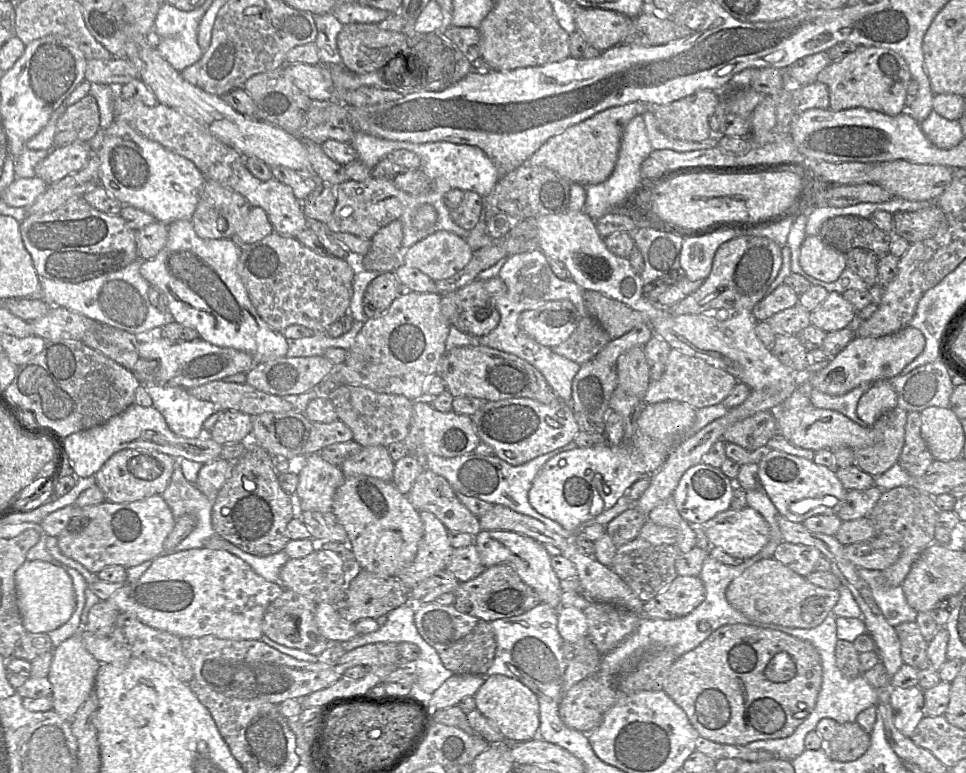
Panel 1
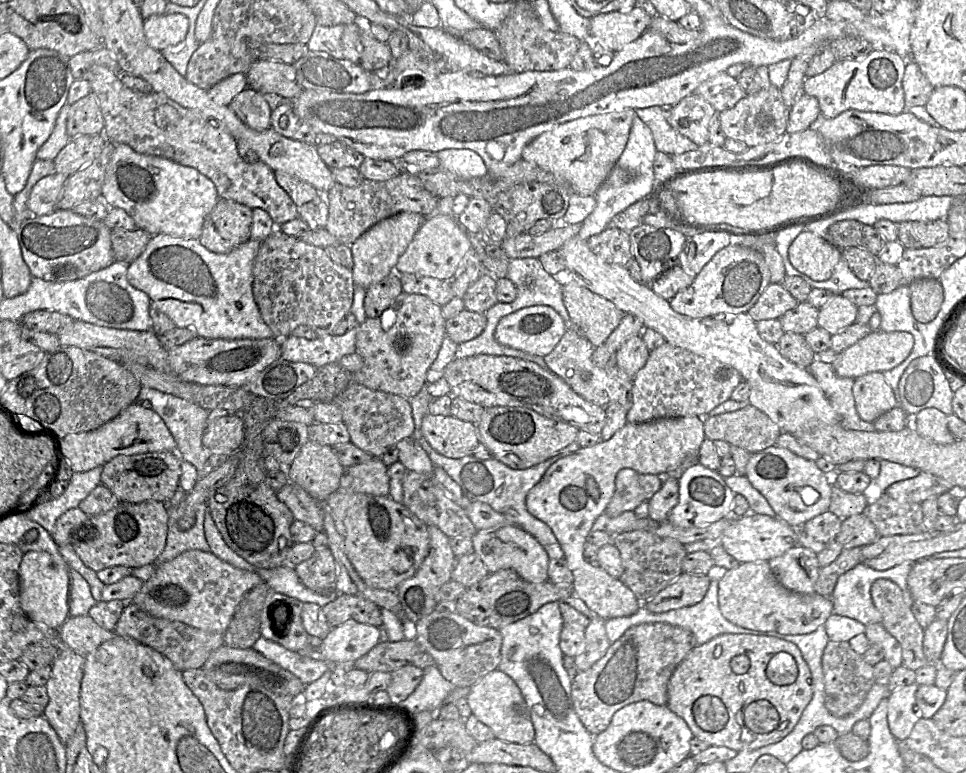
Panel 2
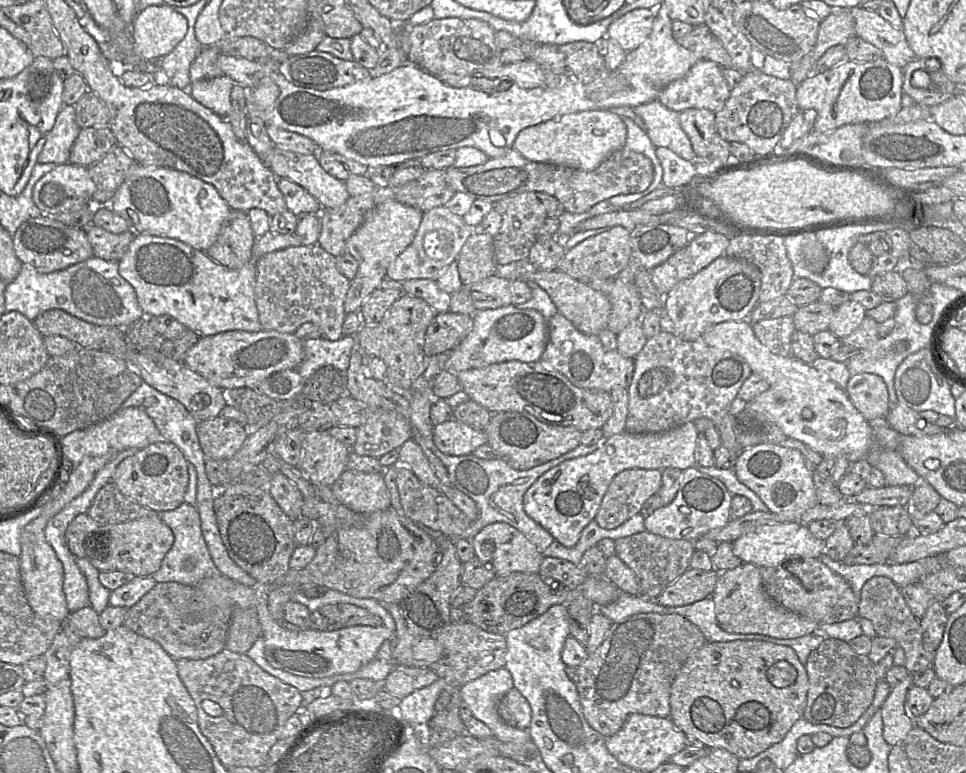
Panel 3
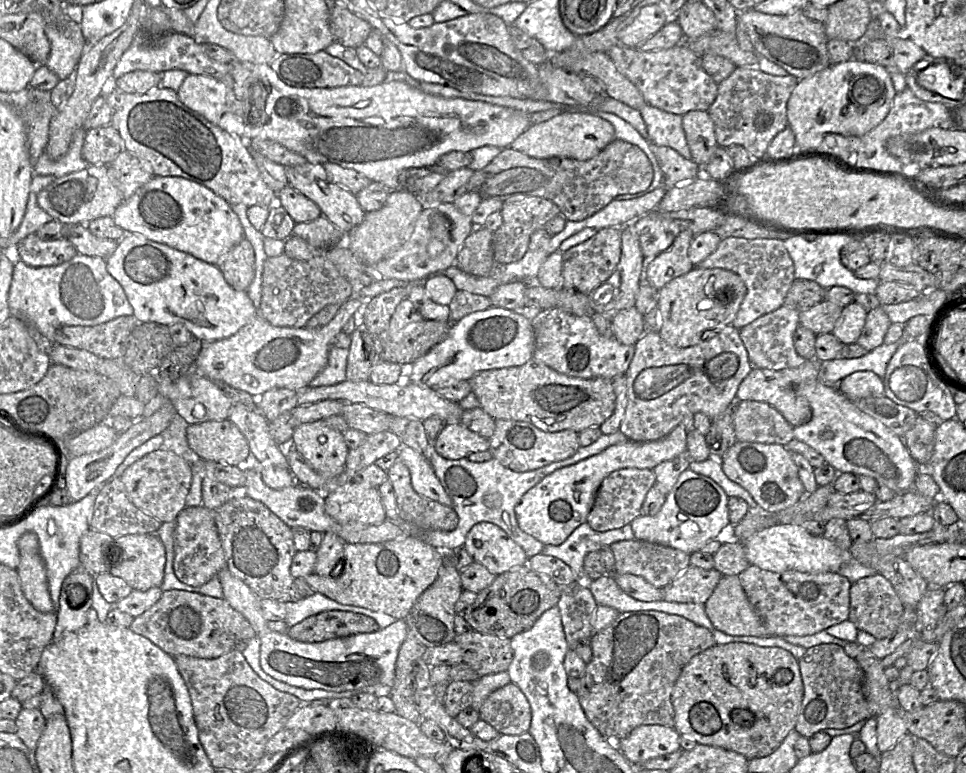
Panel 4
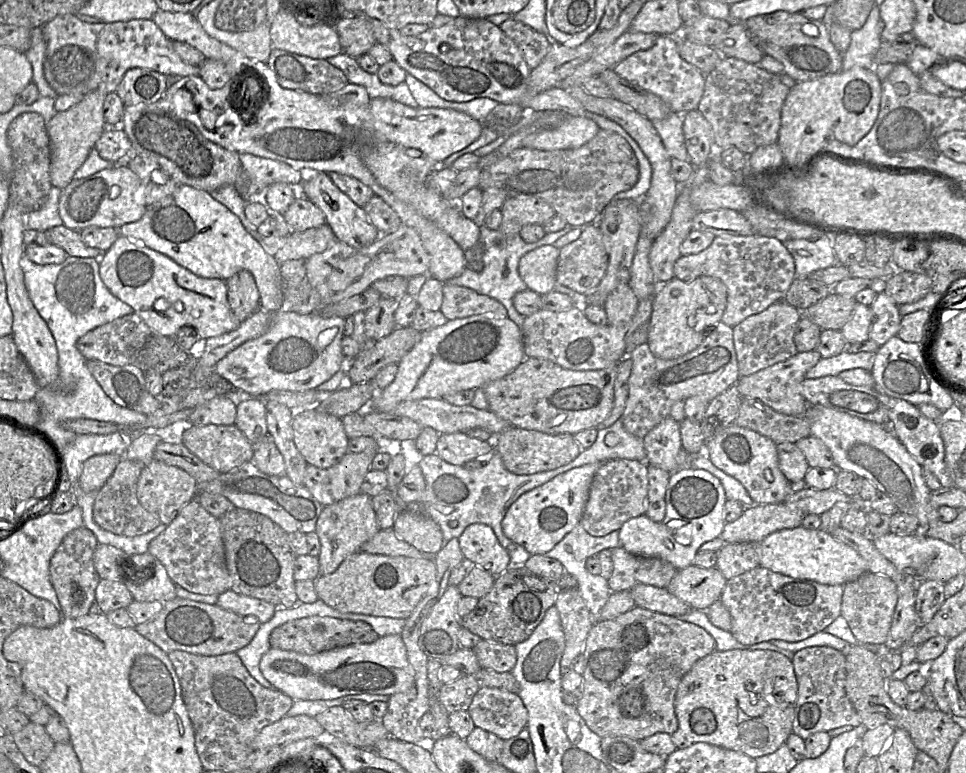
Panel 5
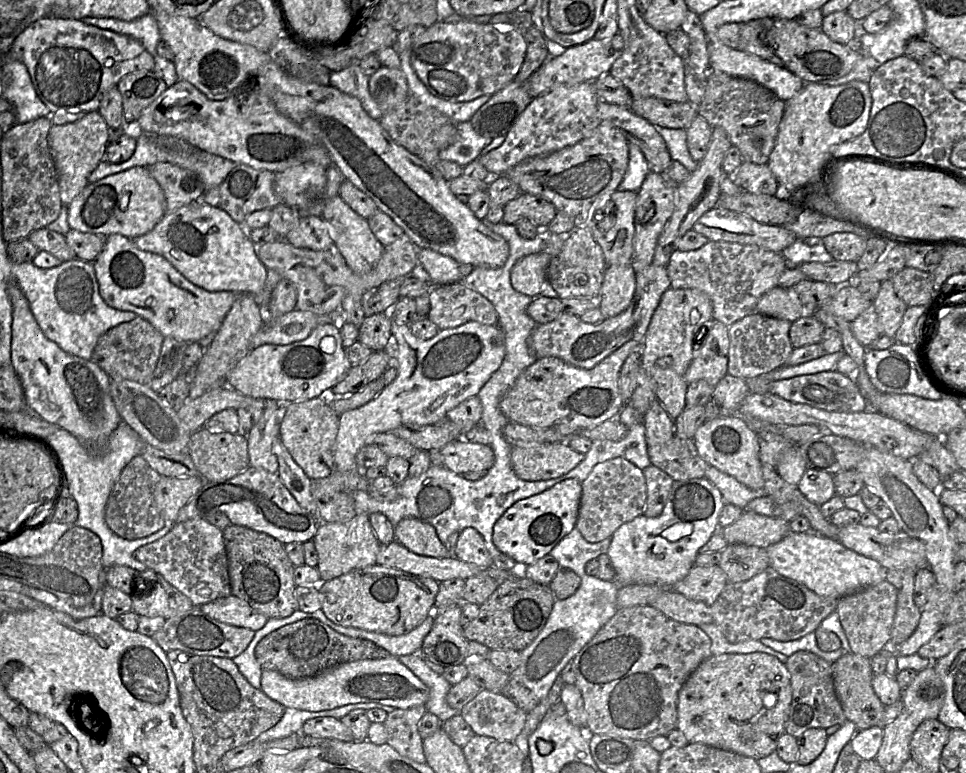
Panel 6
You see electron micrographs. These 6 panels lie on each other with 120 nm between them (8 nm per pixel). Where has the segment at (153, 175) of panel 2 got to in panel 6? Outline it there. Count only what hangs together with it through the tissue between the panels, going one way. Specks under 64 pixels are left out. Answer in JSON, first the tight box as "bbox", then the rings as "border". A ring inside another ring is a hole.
{"bbox":[133,200,271,309],"border":[[[202,200],[173,212],[167,212],[153,230],[133,240],[138,248],[165,257],[189,281],[207,291],[251,294],[263,309],[270,300],[271,293],[265,289],[268,270],[260,261],[257,246],[249,238],[246,228],[234,221],[224,210],[213,207]]]}

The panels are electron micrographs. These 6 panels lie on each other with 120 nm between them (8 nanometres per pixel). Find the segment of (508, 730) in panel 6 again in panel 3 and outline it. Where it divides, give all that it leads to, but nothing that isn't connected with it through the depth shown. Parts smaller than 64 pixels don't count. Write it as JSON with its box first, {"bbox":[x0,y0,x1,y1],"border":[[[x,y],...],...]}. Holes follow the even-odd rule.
{"bbox":[497,687,532,729],"border":[[[515,687],[500,699],[497,711],[506,724],[518,729],[529,729],[532,709],[527,699]]]}

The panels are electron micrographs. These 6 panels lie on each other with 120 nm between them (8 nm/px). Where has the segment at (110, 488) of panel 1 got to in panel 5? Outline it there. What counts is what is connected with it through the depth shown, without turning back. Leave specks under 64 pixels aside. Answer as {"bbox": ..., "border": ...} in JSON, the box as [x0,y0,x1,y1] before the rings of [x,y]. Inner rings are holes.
{"bbox":[137,459,198,526],"border":[[[155,459],[145,465],[137,484],[137,497],[140,504],[165,526],[172,522],[180,509],[189,503],[197,493],[198,483],[190,474],[181,468]]]}

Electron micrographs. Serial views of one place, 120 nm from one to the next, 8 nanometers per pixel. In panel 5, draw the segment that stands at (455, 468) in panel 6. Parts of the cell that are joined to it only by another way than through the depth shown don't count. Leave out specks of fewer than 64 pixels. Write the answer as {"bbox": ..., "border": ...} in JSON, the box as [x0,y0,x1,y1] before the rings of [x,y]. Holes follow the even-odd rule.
{"bbox":[436,432,493,466],"border":[[[465,432],[440,434],[436,444],[436,454],[447,463],[465,466],[465,464],[479,456],[489,455],[493,451],[493,442],[482,441],[470,437]]]}

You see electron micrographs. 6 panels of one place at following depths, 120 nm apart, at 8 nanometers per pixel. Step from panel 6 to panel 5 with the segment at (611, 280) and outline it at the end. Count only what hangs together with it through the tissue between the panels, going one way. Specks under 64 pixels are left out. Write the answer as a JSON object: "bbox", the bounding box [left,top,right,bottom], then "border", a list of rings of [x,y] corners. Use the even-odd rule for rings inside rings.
{"bbox":[603,283,638,325],"border":[[[629,283],[619,285],[608,295],[603,305],[608,324],[623,325],[629,322],[636,312],[638,302]]]}

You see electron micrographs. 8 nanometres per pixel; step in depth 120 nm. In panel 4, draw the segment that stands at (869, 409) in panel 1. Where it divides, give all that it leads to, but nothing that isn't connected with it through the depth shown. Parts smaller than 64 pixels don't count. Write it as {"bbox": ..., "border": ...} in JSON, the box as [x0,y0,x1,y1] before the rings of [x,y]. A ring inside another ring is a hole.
{"bbox":[837,371,885,401],"border":[[[872,371],[852,373],[842,379],[837,388],[851,401],[885,395],[883,379]]]}

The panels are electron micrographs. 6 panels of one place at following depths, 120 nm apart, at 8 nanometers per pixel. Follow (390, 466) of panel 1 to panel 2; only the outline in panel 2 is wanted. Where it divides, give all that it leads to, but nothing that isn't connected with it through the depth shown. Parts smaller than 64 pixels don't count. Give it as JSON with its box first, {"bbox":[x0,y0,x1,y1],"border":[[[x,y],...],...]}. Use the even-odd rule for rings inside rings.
{"bbox":[339,458,389,496],"border":[[[378,458],[343,469],[339,488],[373,496],[389,495],[388,467]]]}

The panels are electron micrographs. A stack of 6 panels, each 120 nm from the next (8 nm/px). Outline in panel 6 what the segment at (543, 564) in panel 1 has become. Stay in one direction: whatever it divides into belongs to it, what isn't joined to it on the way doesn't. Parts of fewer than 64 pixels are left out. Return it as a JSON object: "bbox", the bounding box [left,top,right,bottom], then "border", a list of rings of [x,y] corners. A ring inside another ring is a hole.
{"bbox":[454,527,492,568],"border":[[[472,527],[459,533],[454,557],[480,568],[492,567],[492,560],[482,536]]]}

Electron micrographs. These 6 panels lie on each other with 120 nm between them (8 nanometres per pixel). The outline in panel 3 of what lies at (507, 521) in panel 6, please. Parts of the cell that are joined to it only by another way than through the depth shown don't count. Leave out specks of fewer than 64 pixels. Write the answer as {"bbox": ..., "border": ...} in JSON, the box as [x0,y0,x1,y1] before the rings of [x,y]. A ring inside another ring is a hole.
{"bbox":[524,422,697,547],"border":[[[688,422],[658,433],[632,434],[623,431],[603,439],[592,453],[563,461],[542,474],[524,494],[524,511],[556,541],[565,547],[572,547],[584,527],[595,518],[614,476],[627,469],[675,468],[683,471],[693,467],[697,464],[697,437],[694,423]]]}

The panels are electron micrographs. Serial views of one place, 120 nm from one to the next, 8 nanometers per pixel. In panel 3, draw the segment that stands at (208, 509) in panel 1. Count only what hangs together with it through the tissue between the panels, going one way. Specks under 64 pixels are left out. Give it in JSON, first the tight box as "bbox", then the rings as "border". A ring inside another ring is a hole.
{"bbox":[152,502,221,587],"border":[[[183,502],[174,510],[159,513],[159,516],[173,532],[174,542],[163,558],[160,568],[152,574],[156,583],[177,582],[195,587],[201,580],[221,574],[210,556],[203,538],[196,506]]]}

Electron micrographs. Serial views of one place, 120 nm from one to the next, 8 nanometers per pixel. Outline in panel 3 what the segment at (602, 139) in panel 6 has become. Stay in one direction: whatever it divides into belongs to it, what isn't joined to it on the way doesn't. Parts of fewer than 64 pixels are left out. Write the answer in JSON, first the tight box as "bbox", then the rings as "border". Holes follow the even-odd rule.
{"bbox":[446,147,653,213],"border":[[[625,147],[613,152],[592,171],[530,161],[514,149],[503,156],[489,158],[484,164],[464,168],[451,166],[446,171],[447,182],[453,190],[463,192],[474,200],[485,200],[495,205],[520,193],[543,192],[557,198],[570,213],[586,212],[613,196],[642,192],[649,187],[653,177],[651,160]]]}

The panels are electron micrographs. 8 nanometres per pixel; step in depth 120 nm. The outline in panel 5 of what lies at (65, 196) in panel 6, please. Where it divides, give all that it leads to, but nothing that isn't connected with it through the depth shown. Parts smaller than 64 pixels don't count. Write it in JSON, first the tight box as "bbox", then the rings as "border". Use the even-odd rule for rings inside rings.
{"bbox":[47,90,109,189],"border":[[[95,90],[84,95],[70,109],[55,113],[47,124],[51,164],[50,178],[54,187],[63,189],[74,179],[75,172],[82,166],[103,132],[109,128],[103,116],[103,102],[108,93]]]}

